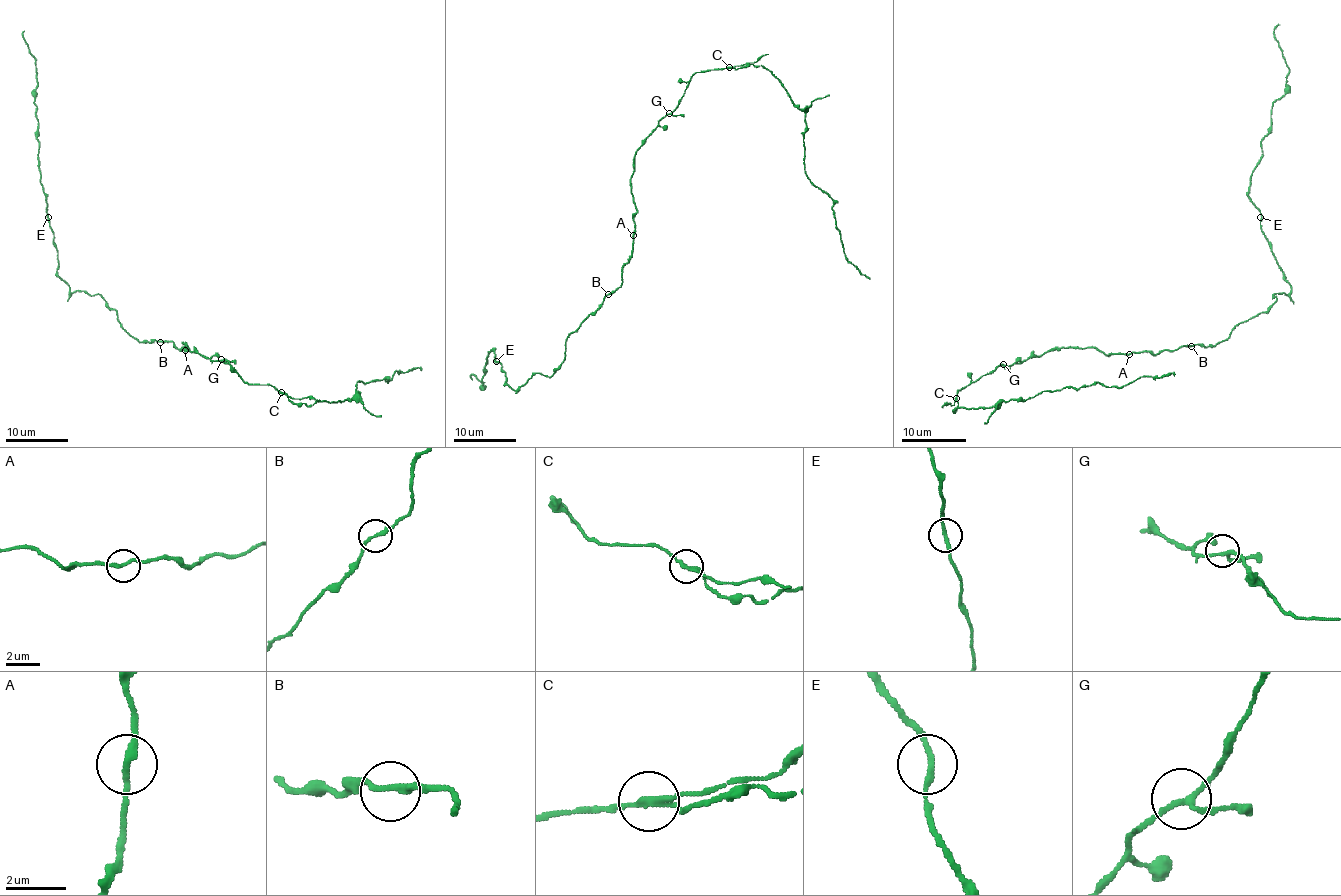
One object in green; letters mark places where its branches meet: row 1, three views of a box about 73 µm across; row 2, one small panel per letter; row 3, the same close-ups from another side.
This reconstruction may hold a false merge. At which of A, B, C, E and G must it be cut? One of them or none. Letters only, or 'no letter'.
C

